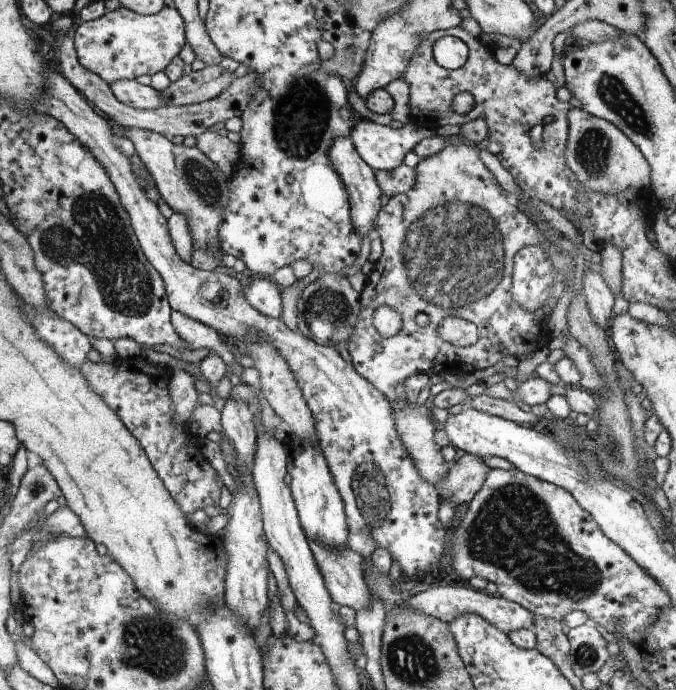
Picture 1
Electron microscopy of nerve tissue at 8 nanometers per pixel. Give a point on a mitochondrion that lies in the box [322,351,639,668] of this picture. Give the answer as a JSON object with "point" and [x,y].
{"point":[514,529]}

